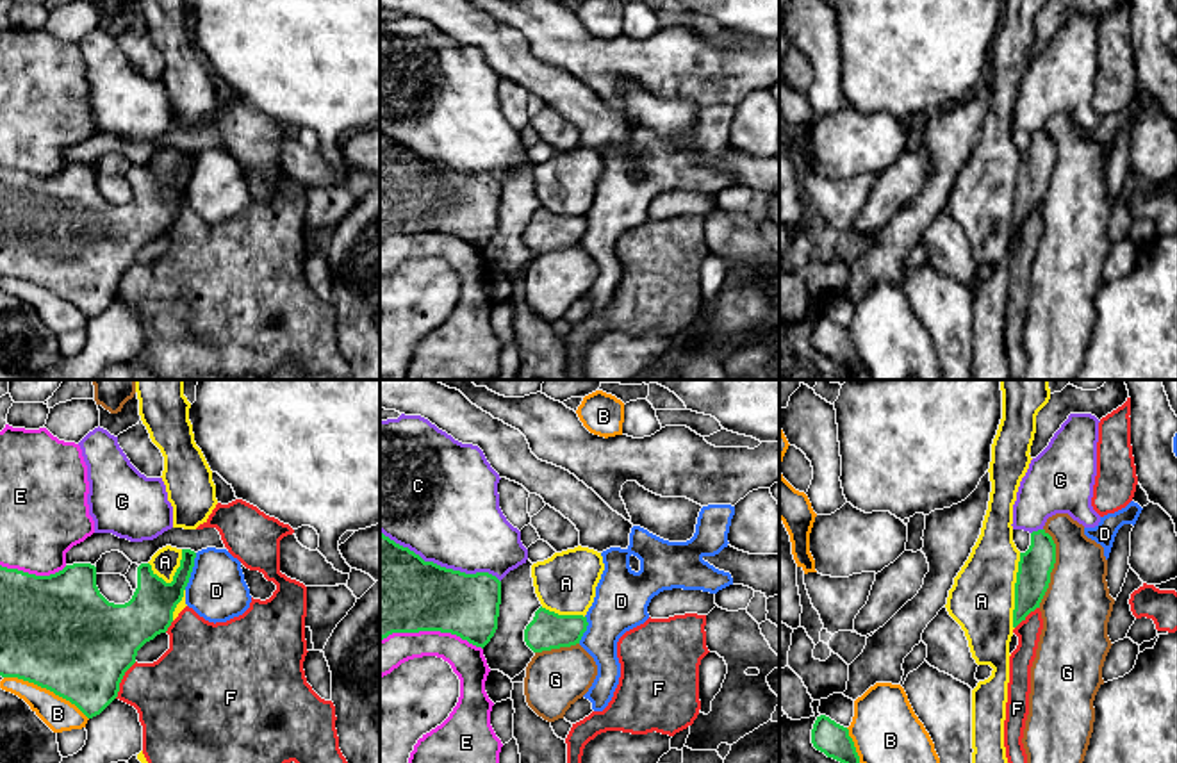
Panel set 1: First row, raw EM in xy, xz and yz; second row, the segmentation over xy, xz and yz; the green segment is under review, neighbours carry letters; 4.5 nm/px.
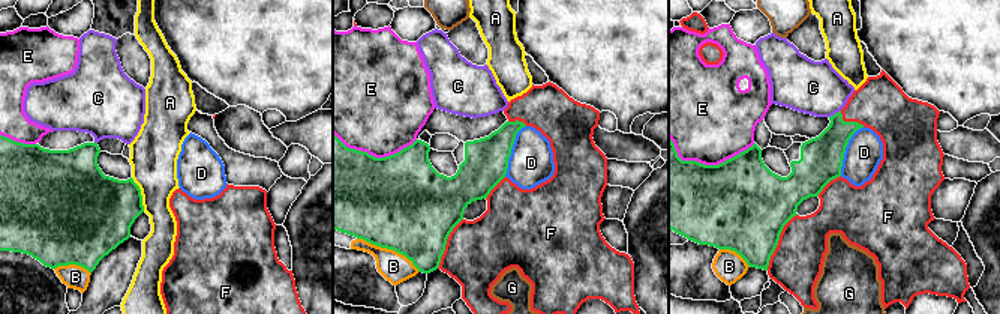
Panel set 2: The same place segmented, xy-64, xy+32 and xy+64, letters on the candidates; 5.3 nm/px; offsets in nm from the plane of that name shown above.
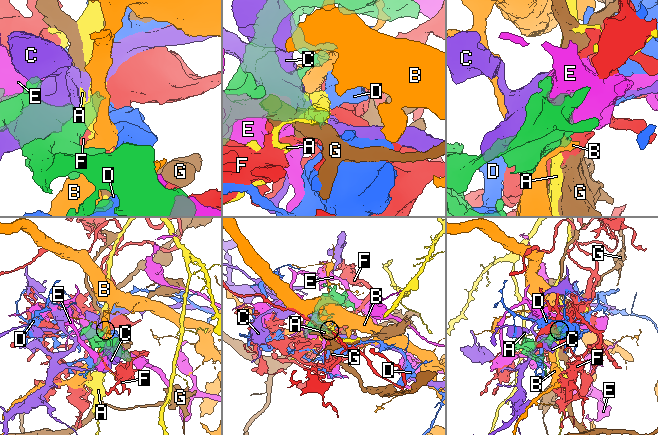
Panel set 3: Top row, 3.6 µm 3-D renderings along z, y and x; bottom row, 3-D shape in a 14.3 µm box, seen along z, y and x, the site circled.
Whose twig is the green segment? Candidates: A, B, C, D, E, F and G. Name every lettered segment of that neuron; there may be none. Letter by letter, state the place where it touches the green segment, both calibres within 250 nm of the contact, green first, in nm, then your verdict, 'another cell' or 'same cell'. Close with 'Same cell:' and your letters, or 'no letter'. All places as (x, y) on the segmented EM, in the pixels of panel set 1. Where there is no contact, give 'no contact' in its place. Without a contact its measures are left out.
A: meets green in yz at (1015, 590); 150 nm thick on the green side, 300 nm on the other; another cell
B: meets green in xy at (47, 689); 500 nm thick on the green side, 150 nm on the other; another cell
C: meets green in xz at (439, 566); 400 nm thick on the green side, 460 nm on the other; another cell
D: meets green in xy at (191, 571); 200 nm thick on the green side, 260 nm on the other; another cell
E: meets green in xz at (432, 630); 380 nm thick on the green side, 160 nm on the other; another cell
F: meets green in xy at (122, 678); 480 nm thick on the green side, 360 nm on the other; same cell
G: meets green in yz at (1053, 567); 150 nm thick on the green side, 320 nm on the other; another cell
Same cell: F

